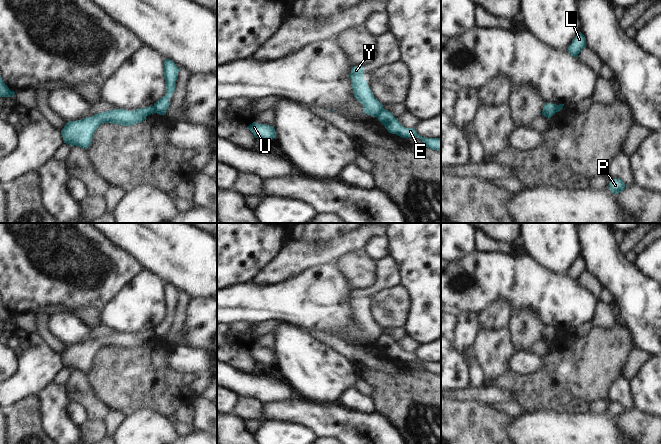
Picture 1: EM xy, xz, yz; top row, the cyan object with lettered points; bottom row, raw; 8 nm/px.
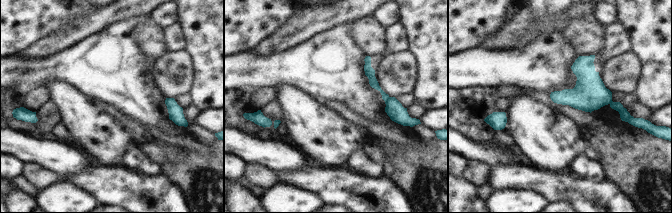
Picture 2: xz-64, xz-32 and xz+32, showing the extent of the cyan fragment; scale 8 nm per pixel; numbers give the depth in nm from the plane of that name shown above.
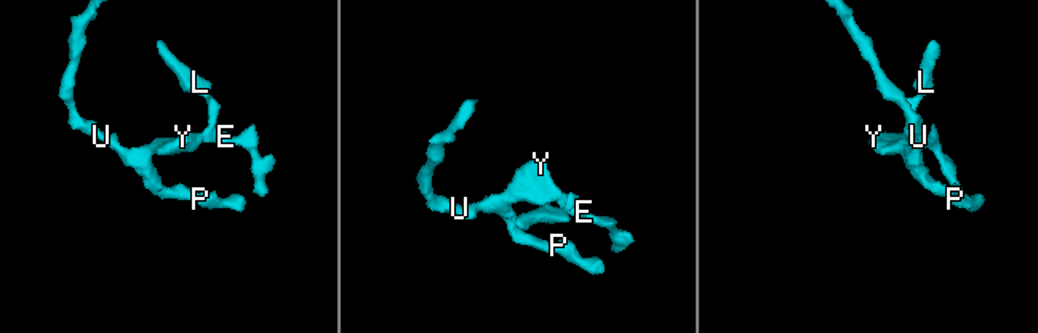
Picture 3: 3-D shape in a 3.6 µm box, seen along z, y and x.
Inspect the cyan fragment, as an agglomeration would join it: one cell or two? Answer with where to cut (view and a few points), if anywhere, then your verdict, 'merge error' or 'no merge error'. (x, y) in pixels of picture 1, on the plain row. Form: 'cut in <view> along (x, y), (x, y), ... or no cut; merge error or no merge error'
cut in xz along (382, 331), (375, 340); merge error

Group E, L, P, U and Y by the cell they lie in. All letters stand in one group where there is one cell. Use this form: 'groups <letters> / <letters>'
groups E L / P U Y

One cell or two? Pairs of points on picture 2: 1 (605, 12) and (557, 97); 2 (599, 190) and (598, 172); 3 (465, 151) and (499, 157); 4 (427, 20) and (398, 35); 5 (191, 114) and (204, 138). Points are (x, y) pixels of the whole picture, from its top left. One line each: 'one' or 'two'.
1: two
2: two
3: one
4: two
5: one

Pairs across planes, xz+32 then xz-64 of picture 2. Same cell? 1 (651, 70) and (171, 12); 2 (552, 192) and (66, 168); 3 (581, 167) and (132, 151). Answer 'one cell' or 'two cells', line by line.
1: two cells
2: two cells
3: one cell

